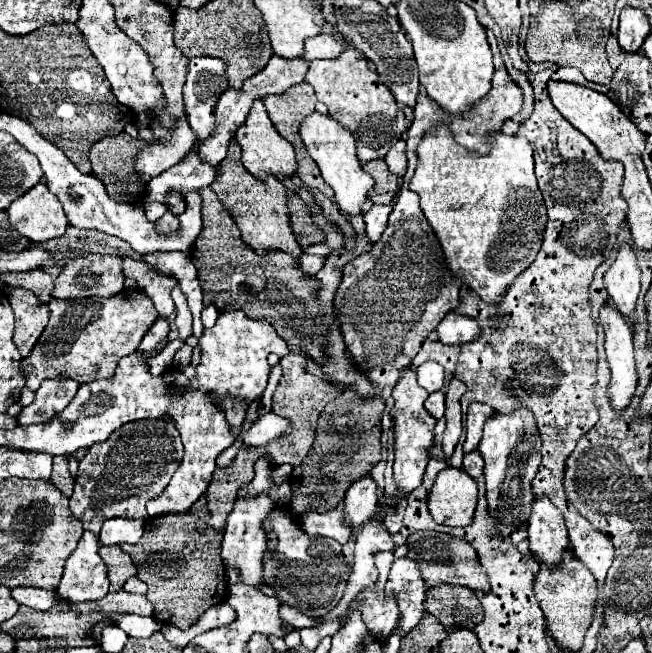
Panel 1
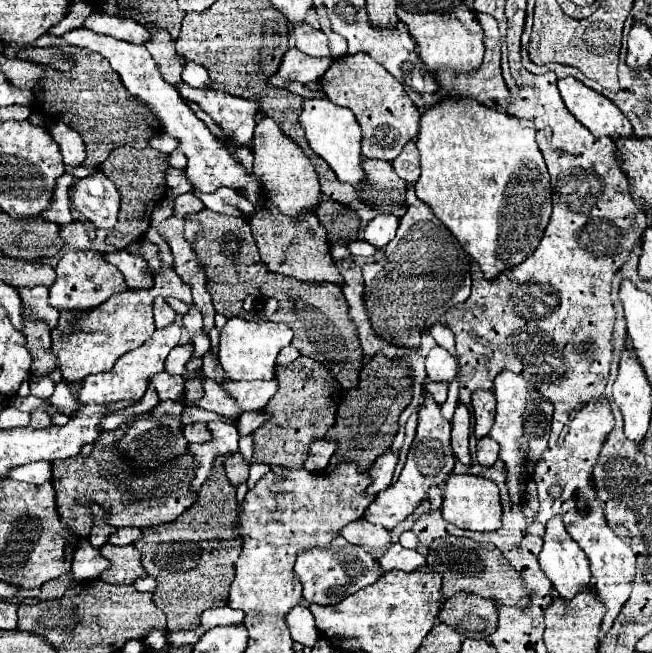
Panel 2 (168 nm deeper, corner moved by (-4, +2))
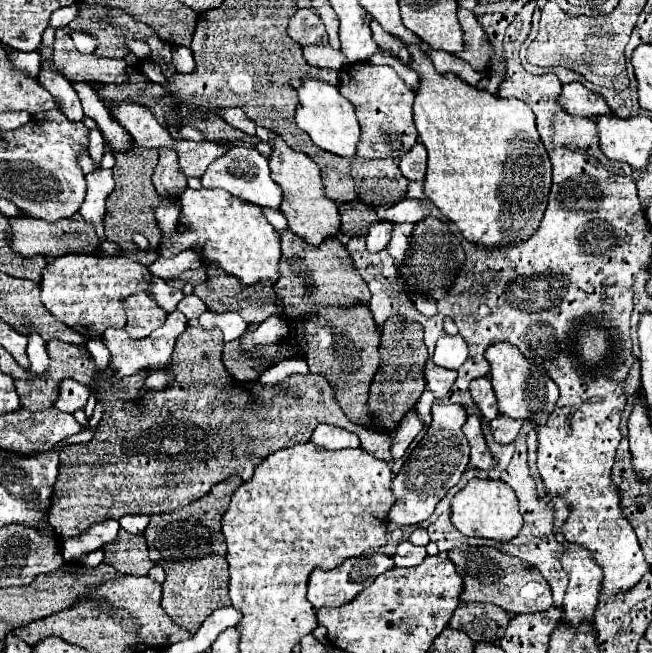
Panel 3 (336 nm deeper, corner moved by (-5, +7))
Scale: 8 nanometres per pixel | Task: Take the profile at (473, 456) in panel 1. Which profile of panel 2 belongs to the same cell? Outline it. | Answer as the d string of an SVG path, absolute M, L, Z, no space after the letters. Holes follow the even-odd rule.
M480 438L478 442L478 452L476 452L476 462L480 462L482 466L494 466L494 462L498 460L498 450L500 446L496 446L496 442L492 442L492 438Z

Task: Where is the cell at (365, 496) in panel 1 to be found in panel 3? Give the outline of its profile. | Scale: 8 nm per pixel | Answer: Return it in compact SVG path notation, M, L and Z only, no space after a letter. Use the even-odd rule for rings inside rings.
M411 409L411 411L403 417L399 429L397 429L395 435L393 435L393 441L391 441L391 457L393 457L393 461L397 461L397 459L403 457L405 449L407 449L409 443L417 437L417 433L421 431L421 427L423 427L423 425L421 425L417 413Z

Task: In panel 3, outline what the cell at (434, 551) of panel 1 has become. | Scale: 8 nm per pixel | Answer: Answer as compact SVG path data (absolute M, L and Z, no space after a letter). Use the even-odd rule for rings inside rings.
M455 547L447 551L447 557L453 561L457 573L463 579L463 603L487 601L503 607L509 613L537 613L553 605L549 583L541 577L541 573L533 565L503 553L497 547Z

